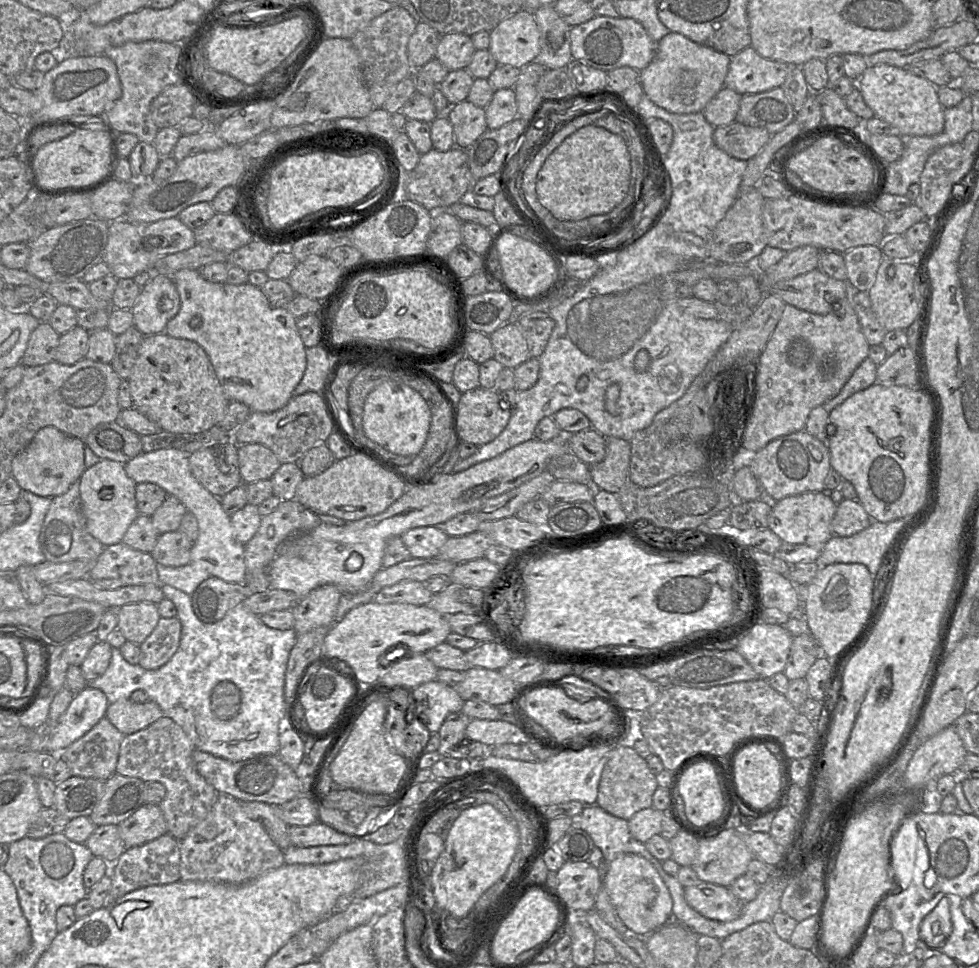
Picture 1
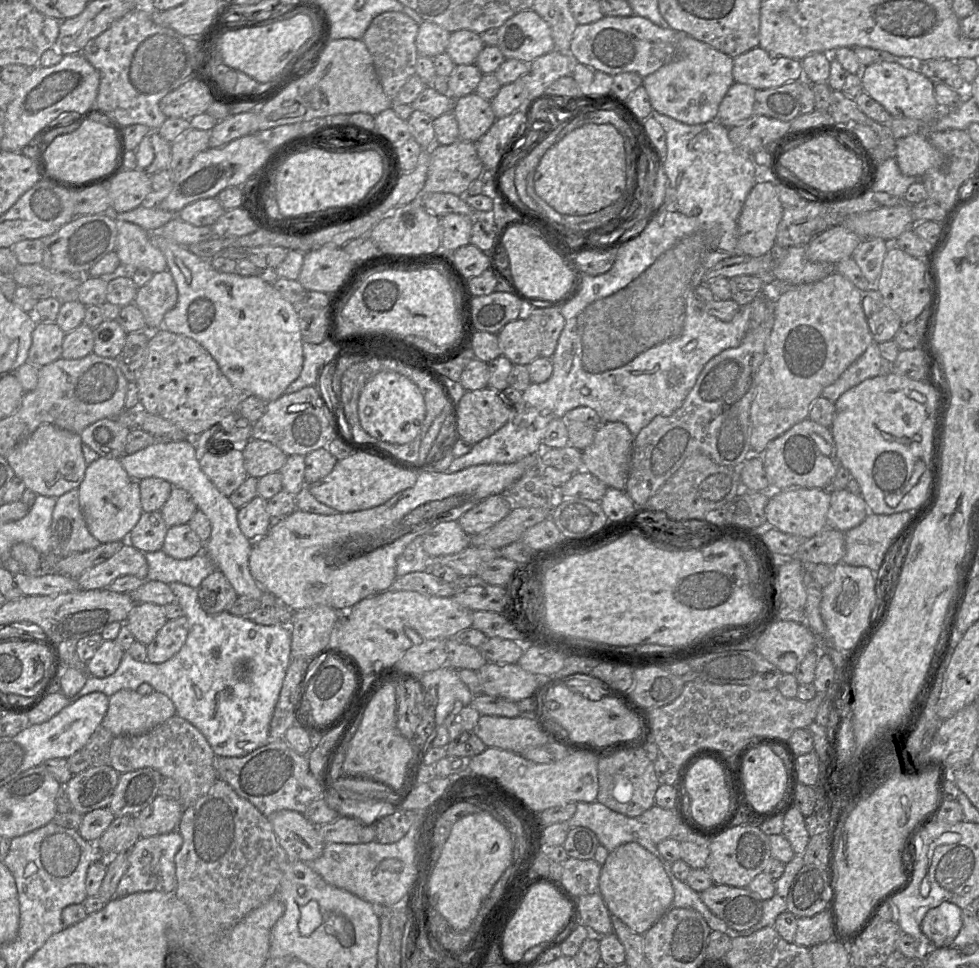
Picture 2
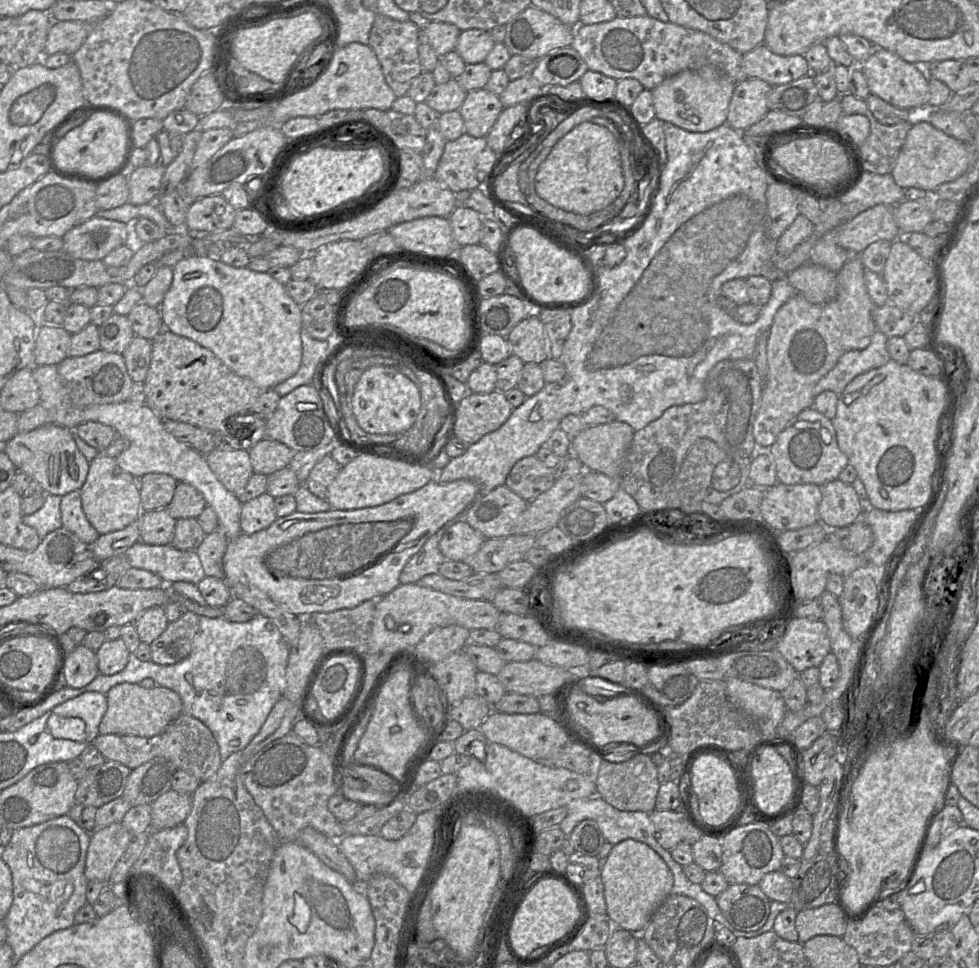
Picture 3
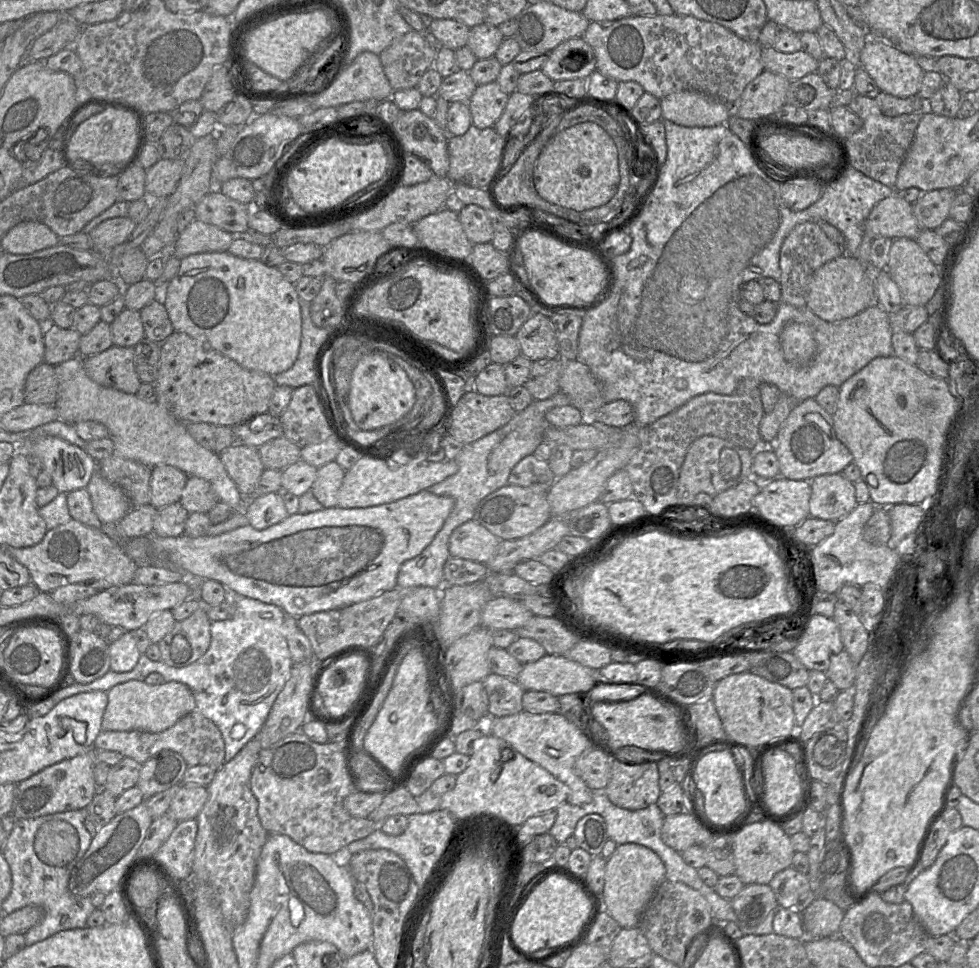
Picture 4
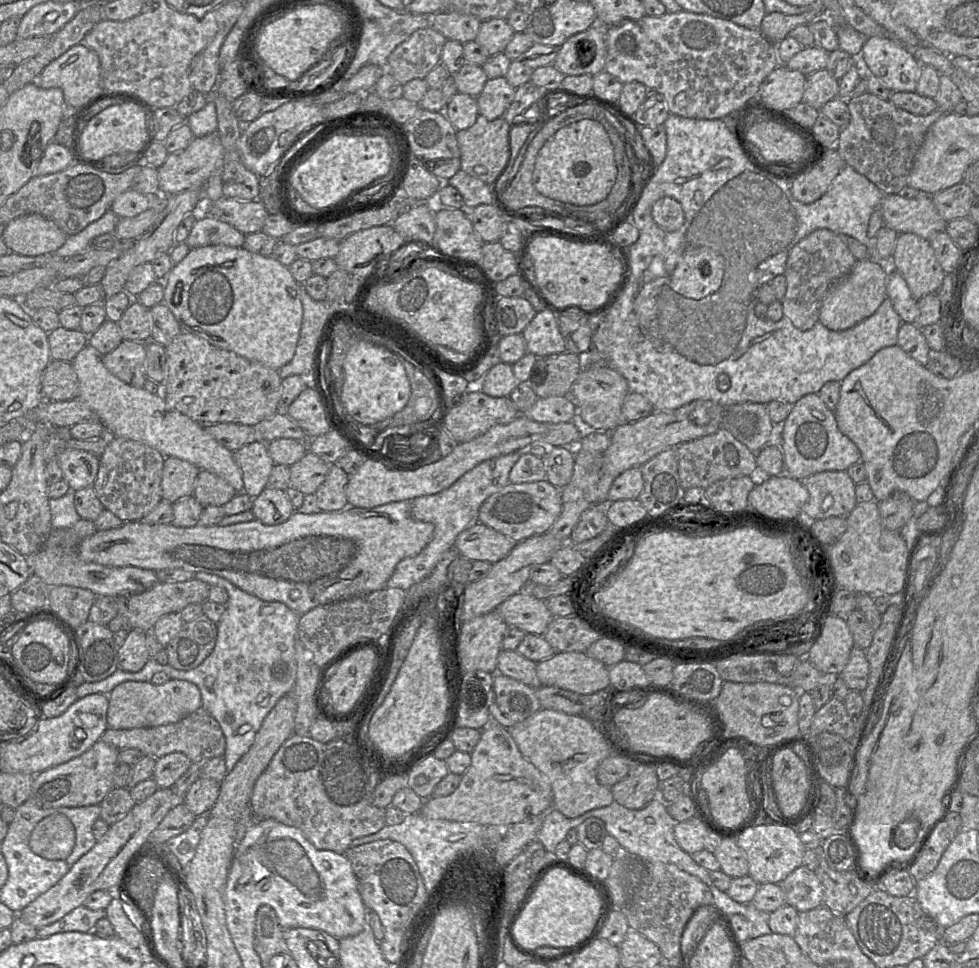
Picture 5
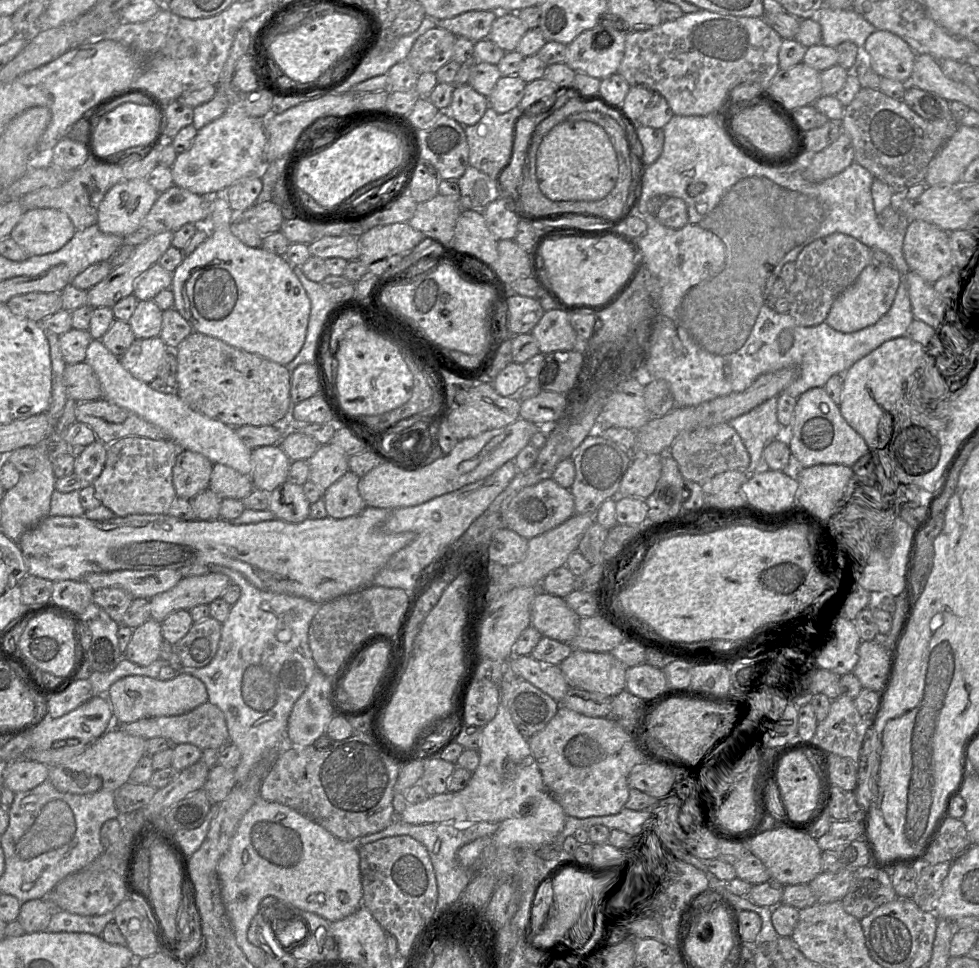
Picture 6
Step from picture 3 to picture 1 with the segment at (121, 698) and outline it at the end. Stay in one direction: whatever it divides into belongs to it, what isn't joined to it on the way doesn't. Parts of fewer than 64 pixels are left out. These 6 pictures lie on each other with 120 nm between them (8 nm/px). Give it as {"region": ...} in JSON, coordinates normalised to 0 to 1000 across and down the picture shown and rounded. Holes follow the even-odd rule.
{"region":[[[133,722],[111,726],[107,739],[127,759],[145,754],[165,740],[168,737],[159,725],[151,723],[147,726],[138,726]]]}

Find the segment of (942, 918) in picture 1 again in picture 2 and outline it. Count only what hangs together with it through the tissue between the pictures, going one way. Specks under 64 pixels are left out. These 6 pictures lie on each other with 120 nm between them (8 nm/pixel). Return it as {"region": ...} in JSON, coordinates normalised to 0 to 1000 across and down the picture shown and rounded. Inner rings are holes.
{"region":[[[963,932],[949,940],[941,954],[942,963],[950,971],[950,979],[969,978],[982,958],[983,941],[971,932]]]}

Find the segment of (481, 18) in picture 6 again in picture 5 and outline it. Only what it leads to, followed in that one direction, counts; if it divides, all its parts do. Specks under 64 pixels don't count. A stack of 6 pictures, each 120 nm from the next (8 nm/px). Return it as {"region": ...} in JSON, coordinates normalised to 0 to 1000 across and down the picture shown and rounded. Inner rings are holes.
{"region":[[[466,11],[447,12],[440,17],[440,29],[450,34],[457,41],[465,41],[473,46],[487,38],[491,22],[482,15]]]}

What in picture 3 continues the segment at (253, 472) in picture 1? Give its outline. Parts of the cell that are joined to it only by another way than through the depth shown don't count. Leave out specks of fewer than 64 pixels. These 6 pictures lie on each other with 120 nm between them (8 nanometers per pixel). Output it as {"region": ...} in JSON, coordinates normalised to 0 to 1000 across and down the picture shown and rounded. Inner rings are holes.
{"region":[[[268,454],[253,465],[258,488],[275,492],[294,482],[302,466],[279,454]]]}

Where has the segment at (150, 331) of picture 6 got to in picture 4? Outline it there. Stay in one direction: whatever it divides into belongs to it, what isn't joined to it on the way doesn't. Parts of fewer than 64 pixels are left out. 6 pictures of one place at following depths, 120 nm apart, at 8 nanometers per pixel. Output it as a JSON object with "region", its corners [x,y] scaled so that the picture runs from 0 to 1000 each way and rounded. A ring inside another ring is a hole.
{"region":[[[127,318],[112,339],[117,357],[137,360],[148,348],[143,322],[139,320]]]}

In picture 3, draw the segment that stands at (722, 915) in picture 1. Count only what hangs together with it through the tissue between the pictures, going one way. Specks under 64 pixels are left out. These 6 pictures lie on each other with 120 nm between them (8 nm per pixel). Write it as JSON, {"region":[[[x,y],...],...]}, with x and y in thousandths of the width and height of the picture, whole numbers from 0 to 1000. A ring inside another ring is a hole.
{"region":[[[747,913],[730,929],[744,952],[757,962],[776,960],[785,946],[788,930],[774,914]]]}

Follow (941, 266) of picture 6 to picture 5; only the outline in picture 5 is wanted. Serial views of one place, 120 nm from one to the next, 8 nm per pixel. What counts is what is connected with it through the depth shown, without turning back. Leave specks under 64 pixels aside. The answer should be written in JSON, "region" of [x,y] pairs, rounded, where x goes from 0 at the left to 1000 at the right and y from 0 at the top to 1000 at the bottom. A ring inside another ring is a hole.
{"region":[[[933,241],[917,242],[909,277],[920,283],[936,310],[955,303],[965,286],[949,248]]]}

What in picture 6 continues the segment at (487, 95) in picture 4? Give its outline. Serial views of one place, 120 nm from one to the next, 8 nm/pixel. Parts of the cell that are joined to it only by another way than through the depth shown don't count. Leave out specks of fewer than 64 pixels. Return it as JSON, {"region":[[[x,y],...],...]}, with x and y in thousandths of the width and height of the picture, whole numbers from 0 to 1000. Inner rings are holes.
{"region":[[[528,77],[512,79],[498,99],[499,110],[510,118],[527,115],[537,87]]]}

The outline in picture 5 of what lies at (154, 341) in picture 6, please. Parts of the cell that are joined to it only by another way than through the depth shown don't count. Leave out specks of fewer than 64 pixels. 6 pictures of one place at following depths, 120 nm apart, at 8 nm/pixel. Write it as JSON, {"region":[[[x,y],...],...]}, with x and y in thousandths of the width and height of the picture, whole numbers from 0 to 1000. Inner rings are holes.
{"region":[[[126,351],[114,364],[105,367],[106,378],[120,390],[139,401],[150,393],[148,382],[149,353]]]}

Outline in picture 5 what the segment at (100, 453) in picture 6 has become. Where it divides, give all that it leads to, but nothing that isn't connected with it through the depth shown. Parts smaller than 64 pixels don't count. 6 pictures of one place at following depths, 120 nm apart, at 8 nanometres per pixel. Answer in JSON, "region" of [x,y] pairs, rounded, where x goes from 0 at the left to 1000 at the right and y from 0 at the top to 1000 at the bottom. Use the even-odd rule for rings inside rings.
{"region":[[[63,463],[58,470],[64,495],[75,507],[95,503],[101,486],[101,472],[88,466]]]}

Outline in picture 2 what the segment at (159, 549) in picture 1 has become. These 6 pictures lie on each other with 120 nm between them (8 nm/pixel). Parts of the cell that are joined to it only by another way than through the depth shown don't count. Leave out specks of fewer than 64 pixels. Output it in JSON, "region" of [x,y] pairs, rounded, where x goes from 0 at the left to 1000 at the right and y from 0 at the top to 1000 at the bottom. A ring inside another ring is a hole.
{"region":[[[190,540],[172,545],[164,568],[179,577],[193,577],[207,566],[208,561]]]}

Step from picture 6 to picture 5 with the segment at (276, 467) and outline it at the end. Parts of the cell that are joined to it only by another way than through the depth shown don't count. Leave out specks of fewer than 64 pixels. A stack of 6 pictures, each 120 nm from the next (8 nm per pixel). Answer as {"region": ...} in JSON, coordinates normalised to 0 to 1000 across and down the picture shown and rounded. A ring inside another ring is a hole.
{"region":[[[261,456],[238,467],[240,477],[244,481],[249,507],[257,514],[263,513],[272,503],[275,491],[281,478],[276,472],[273,458]]]}

